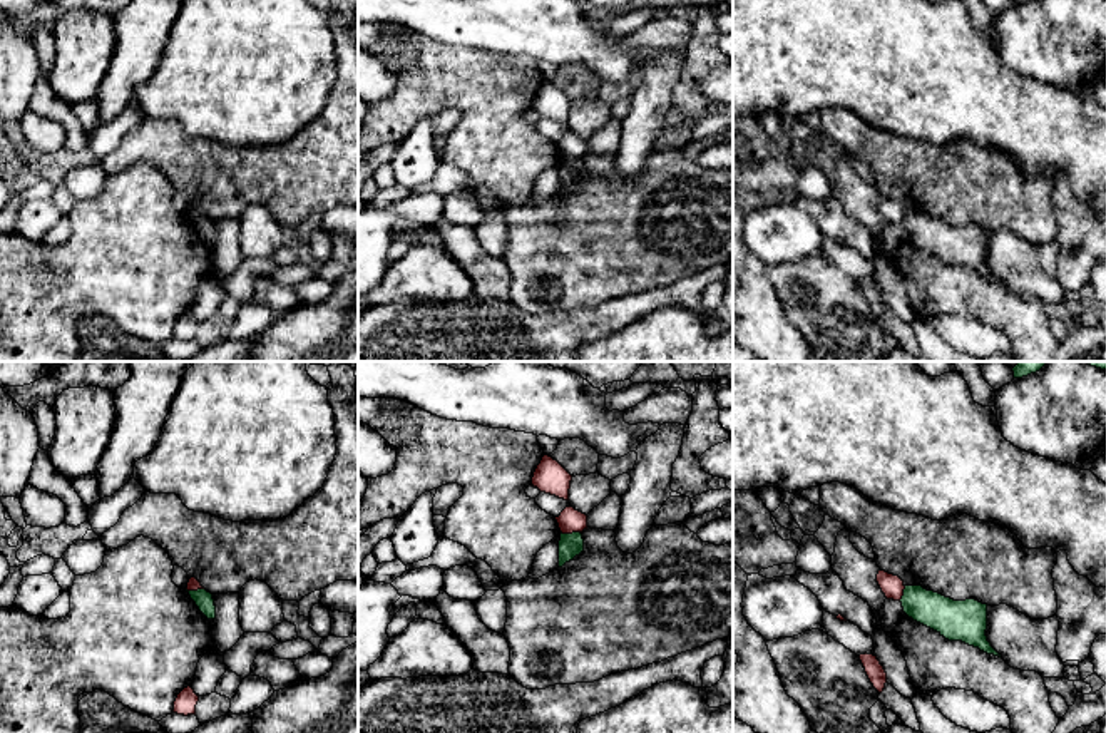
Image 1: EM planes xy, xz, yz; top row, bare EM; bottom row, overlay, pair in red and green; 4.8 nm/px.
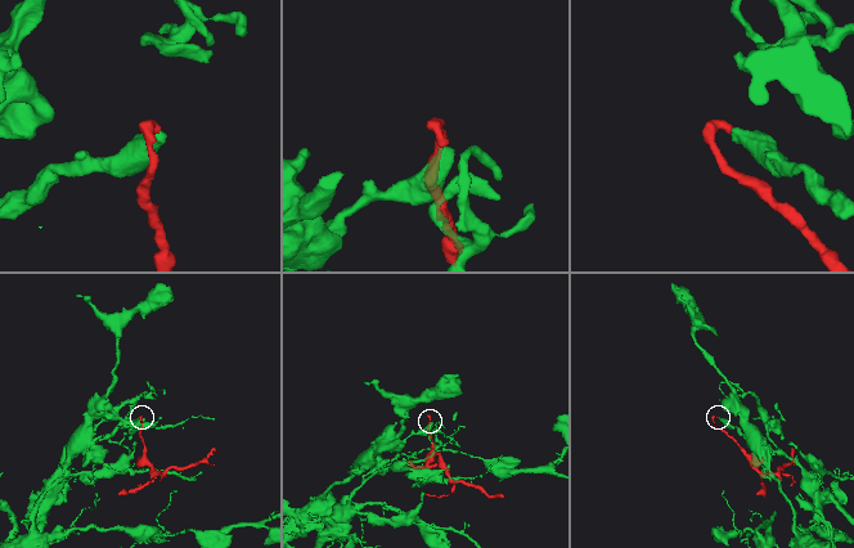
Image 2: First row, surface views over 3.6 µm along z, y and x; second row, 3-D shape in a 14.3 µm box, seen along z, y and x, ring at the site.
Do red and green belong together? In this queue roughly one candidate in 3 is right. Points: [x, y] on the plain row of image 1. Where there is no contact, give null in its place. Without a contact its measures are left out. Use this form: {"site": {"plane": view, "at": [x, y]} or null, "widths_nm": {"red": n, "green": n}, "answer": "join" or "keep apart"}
{"site": {"plane": "xz", "at": [571, 158]}, "widths_nm": {"red": 120, "green": 110}, "answer": "keep apart"}

